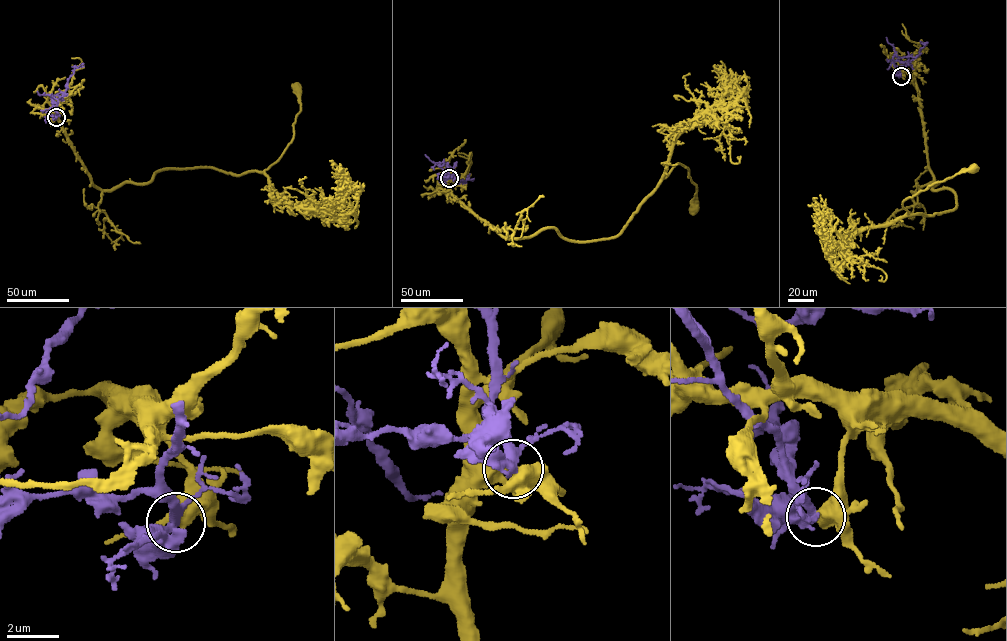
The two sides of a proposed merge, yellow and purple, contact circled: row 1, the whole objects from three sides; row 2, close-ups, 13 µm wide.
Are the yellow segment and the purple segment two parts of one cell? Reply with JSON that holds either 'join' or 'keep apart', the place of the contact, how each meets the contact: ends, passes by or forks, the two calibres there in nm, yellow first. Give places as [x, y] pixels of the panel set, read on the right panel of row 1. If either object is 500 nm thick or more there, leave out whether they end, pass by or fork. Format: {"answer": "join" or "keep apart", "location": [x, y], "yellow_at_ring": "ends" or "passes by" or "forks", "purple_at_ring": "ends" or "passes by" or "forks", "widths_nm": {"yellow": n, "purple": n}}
{"answer": "keep apart", "location": [901, 76], "yellow_at_ring": "passes by", "purple_at_ring": "forks", "widths_nm": {"yellow": 480, "purple": 280}}

